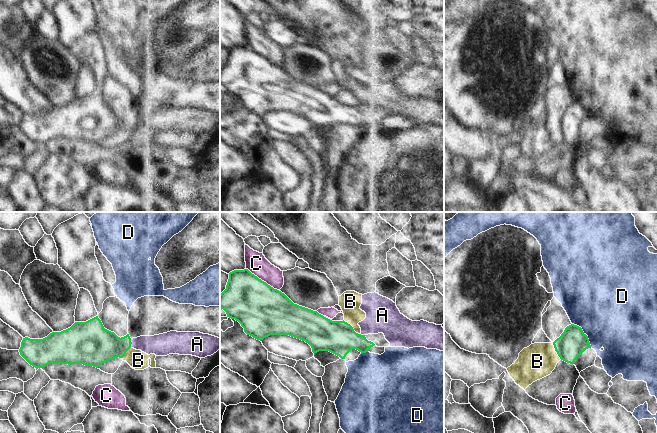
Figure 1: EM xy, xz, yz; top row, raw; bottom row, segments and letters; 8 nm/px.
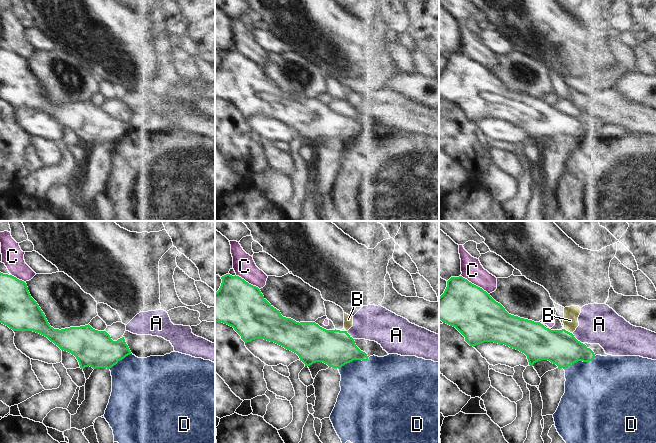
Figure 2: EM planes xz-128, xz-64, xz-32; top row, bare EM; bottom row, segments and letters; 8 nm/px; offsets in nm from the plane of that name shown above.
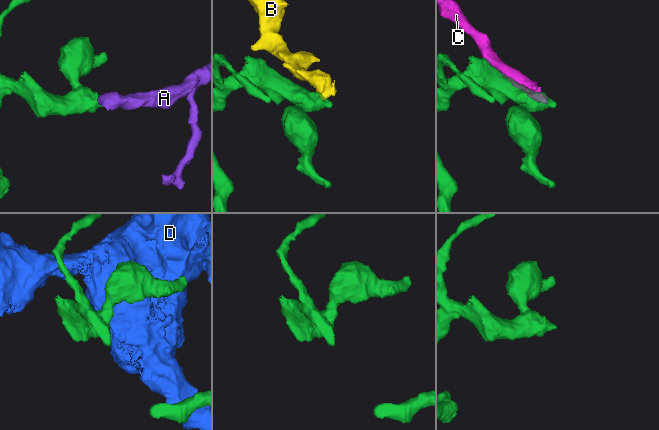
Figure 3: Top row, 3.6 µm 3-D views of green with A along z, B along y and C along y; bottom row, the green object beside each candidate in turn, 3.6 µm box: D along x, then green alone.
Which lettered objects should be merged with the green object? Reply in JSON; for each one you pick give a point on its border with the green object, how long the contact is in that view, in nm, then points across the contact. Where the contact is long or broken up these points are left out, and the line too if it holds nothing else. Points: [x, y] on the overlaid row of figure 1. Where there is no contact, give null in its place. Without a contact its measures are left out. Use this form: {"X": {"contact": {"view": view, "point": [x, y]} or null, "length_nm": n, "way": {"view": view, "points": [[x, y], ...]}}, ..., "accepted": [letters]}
{"accepted": []}

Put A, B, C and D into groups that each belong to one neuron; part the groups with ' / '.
A B / C / D

